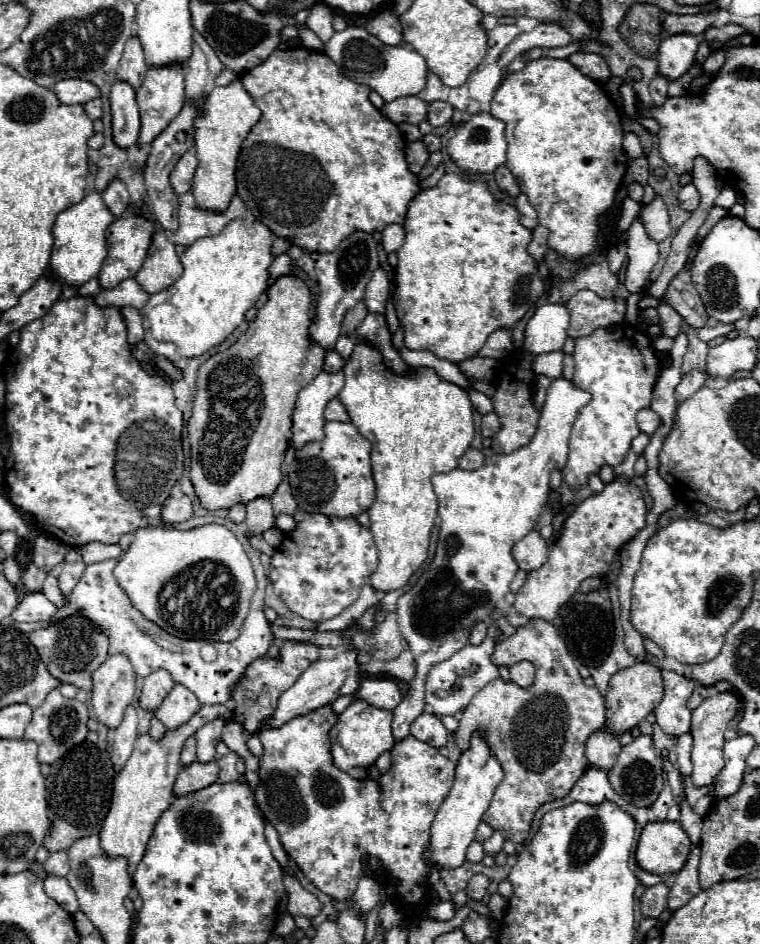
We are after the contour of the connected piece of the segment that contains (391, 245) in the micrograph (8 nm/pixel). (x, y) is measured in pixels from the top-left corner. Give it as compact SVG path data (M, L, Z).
M389 224L385 226L383 230L383 238L381 238L381 246L387 254L395 252L397 248L403 246L403 238L405 238L405 232L403 232L403 226L401 224Z

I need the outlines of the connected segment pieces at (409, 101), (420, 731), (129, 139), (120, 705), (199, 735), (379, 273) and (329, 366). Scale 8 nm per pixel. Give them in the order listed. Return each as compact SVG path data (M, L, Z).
M405 96L397 98L381 108L381 114L393 120L395 124L399 122L409 122L409 124L419 124L427 120L427 104L417 98L417 96Z
M423 712L413 724L411 724L411 734L421 740L421 742L427 742L435 748L443 748L447 746L447 738L449 738L449 732L447 728L443 726L443 722L435 716L435 714L427 714Z
M115 82L109 94L113 114L113 138L121 148L129 148L139 138L139 108L129 82Z
M113 654L93 672L91 706L109 728L117 728L135 696L135 672L127 656Z
M219 716L195 732L199 762L211 762L215 758L215 746L221 742L223 726L225 726L225 718Z
M379 266L367 288L365 288L365 306L367 306L367 312L377 312L377 314L383 314L385 312L385 304L387 304L387 298L389 298L389 276L387 272Z
M329 350L329 352L325 352L325 362L323 362L323 372L329 372L329 374L333 374L333 372L339 372L341 368L345 366L345 358L341 358L339 356L339 352L335 352L335 350Z

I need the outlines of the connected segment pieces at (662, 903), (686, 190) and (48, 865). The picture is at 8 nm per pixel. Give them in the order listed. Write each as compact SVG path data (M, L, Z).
M665 884L649 886L639 900L641 914L645 918L659 918L659 914L667 908L667 894L669 894L669 888Z
M693 184L683 186L681 192L679 192L679 206L681 206L683 210L693 212L693 210L697 208L697 204L699 204L699 194L697 194L695 186L693 186Z
M67 852L49 854L49 858L47 858L47 862L45 862L45 872L47 872L47 874L53 874L53 876L67 876L67 872L69 872Z

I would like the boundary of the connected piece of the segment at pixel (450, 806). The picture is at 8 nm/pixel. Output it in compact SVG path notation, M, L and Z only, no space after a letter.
M475 730L471 736L469 750L461 752L457 768L455 768L455 782L449 790L447 798L437 810L437 816L431 826L431 848L425 854L435 866L439 868L457 868L465 862L465 850L475 838L475 828L481 822L485 810L491 804L493 792L503 780L503 768L499 760L491 754L487 740L483 738L481 730Z

